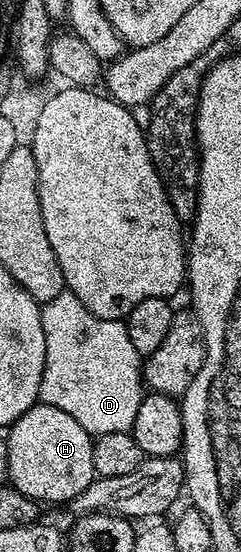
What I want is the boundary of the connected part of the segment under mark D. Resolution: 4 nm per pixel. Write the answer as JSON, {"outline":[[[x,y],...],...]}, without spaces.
{"outline":[[[69,292],[56,296],[56,300],[48,300],[41,311],[46,363],[40,380],[40,401],[52,408],[60,408],[60,412],[68,412],[68,416],[72,416],[72,420],[76,420],[76,424],[91,436],[133,431],[136,408],[144,397],[144,358],[132,345],[125,321],[101,318],[88,312],[88,308],[84,308],[84,304]]]}

